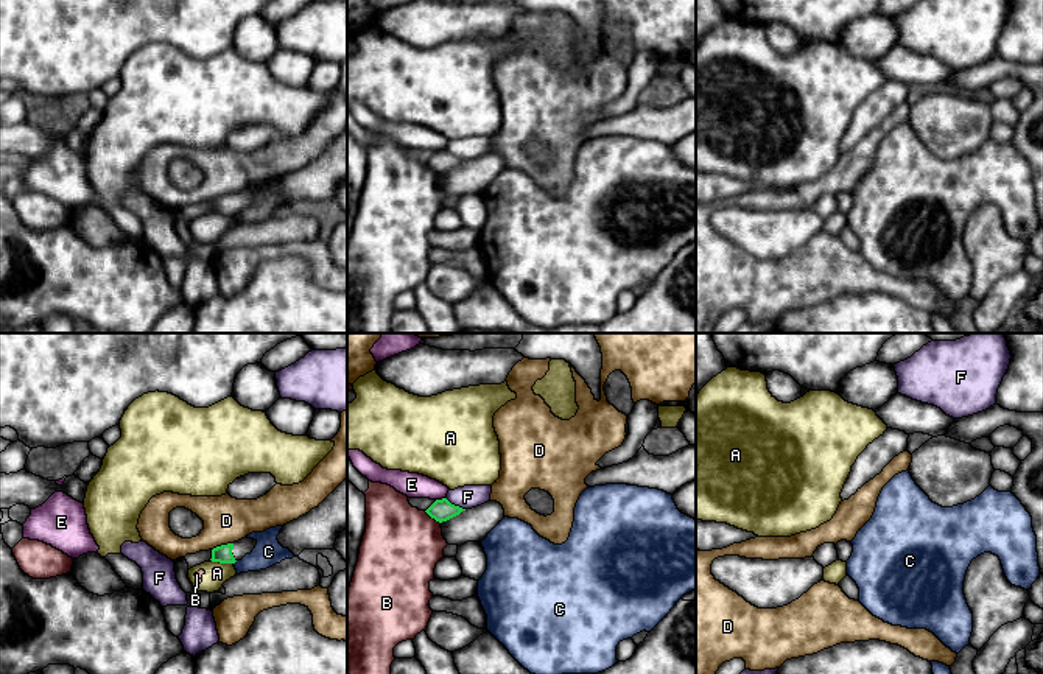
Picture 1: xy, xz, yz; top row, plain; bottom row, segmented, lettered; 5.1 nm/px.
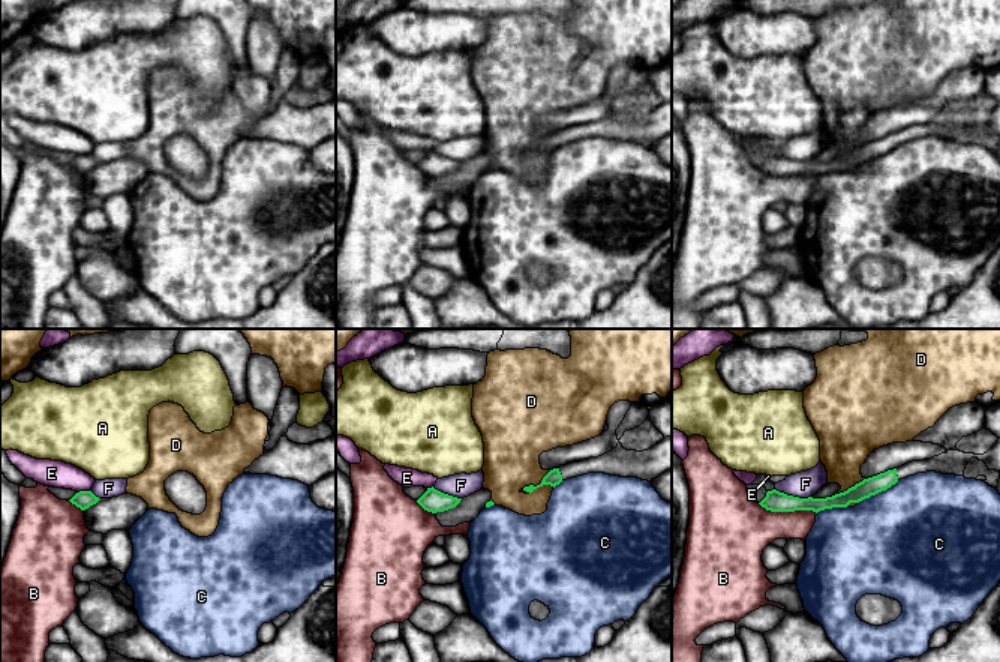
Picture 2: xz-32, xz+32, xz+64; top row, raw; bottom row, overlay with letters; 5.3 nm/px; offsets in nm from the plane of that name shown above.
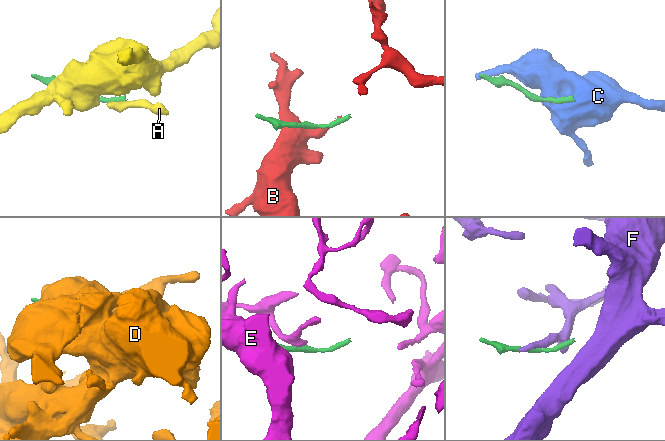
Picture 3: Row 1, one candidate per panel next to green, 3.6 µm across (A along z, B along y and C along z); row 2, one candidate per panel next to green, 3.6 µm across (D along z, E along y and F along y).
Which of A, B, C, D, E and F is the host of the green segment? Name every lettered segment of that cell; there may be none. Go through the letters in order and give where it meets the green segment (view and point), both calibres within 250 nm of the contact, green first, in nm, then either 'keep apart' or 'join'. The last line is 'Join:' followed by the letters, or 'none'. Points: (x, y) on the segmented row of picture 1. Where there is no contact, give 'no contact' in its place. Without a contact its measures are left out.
A: contact xy (221, 562); calibres 90 and 120 nm; keep apart
B: contact xz (431, 517); calibres 110 and 400 nm; keep apart
C: no contact; keep apart
D: contact xy (221, 545); calibres 90 and 240 nm; keep apart
E: contact xz (439, 500); calibres 110 and 130 nm; keep apart
F: contact xz (453, 505); calibres 110 and 120 nm; keep apart
Join: none

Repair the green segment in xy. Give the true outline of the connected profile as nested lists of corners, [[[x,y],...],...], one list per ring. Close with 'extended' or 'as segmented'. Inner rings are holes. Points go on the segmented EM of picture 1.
[[[244,537],[238,542],[216,546],[212,549],[210,560],[219,563],[235,563],[237,560],[241,560],[246,554],[251,554],[255,545],[257,540]]]; extended

